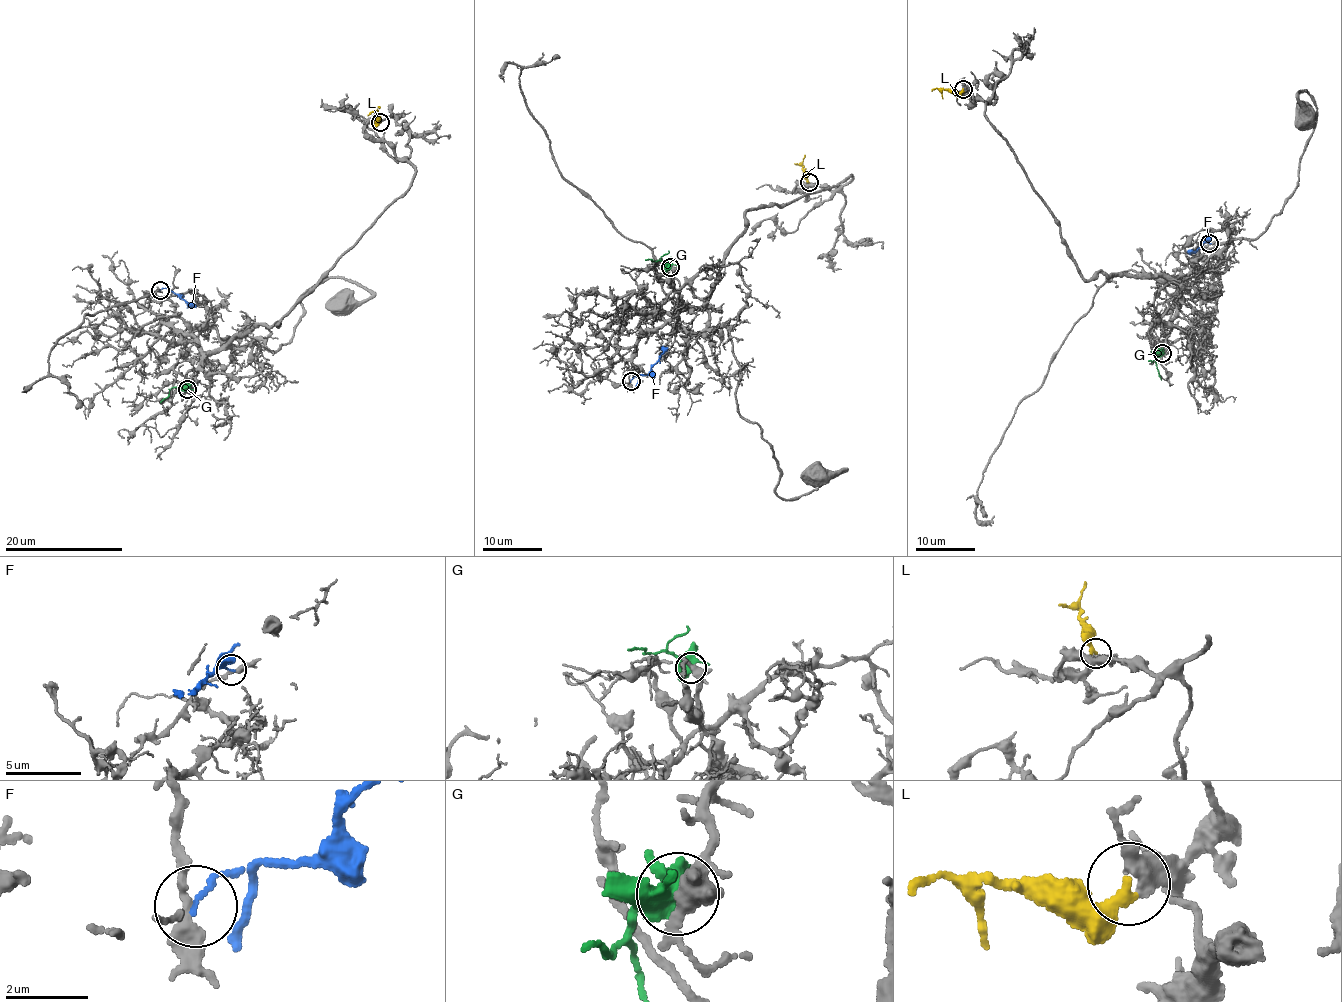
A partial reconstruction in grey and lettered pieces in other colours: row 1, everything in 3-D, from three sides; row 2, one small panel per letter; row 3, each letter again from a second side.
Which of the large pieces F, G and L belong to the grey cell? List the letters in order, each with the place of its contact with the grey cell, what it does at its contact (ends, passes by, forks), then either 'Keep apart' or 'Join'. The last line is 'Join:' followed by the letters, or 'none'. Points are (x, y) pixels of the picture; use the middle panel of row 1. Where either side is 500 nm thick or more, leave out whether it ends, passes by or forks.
F: Touches grey at (631, 381). It ends there. Keep apart
G: Touches grey at (670, 267). It forks there. Keep apart
L: Touches grey at (809, 182). It ends there. Join
Join: L

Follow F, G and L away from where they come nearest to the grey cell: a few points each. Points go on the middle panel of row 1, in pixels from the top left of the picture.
F: (630, 381), (649, 372), (662, 351), (660, 346)
G: (669, 266), (658, 259), (645, 259)
L: (808, 183), (807, 171), (802, 168), (805, 155)

